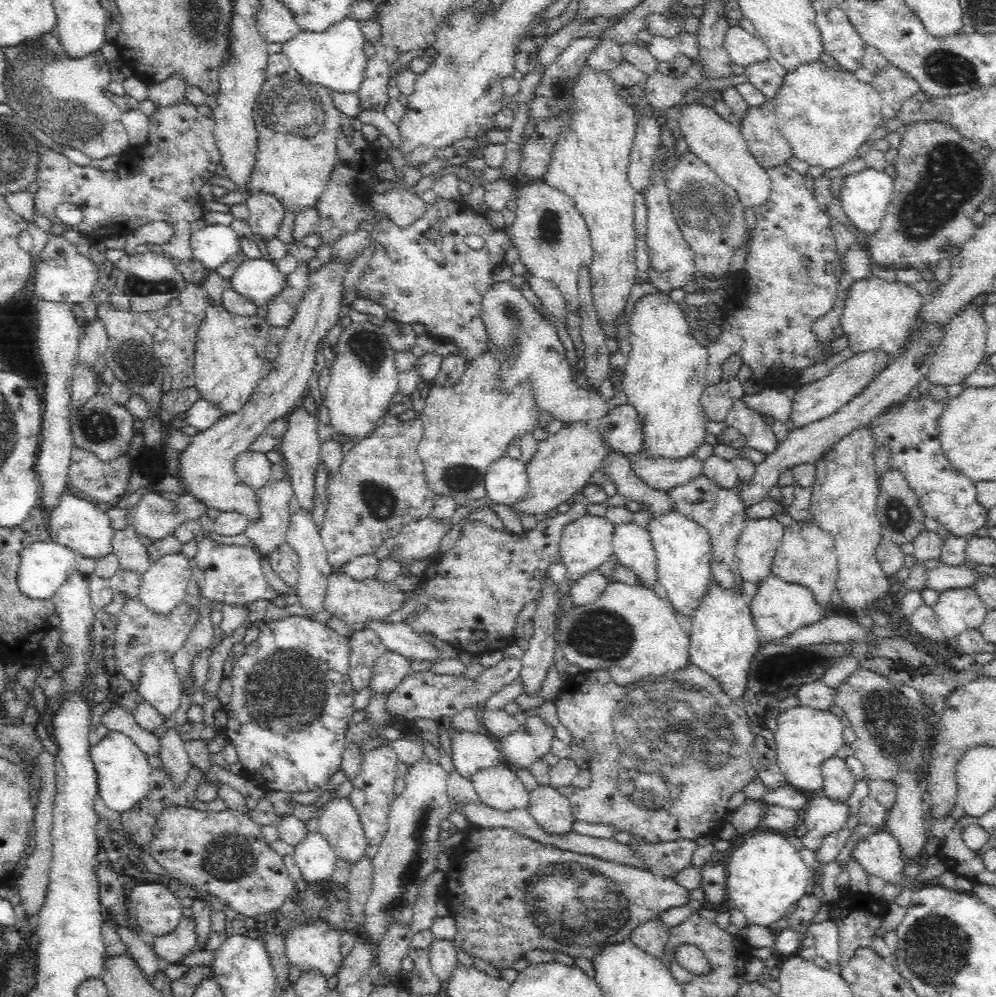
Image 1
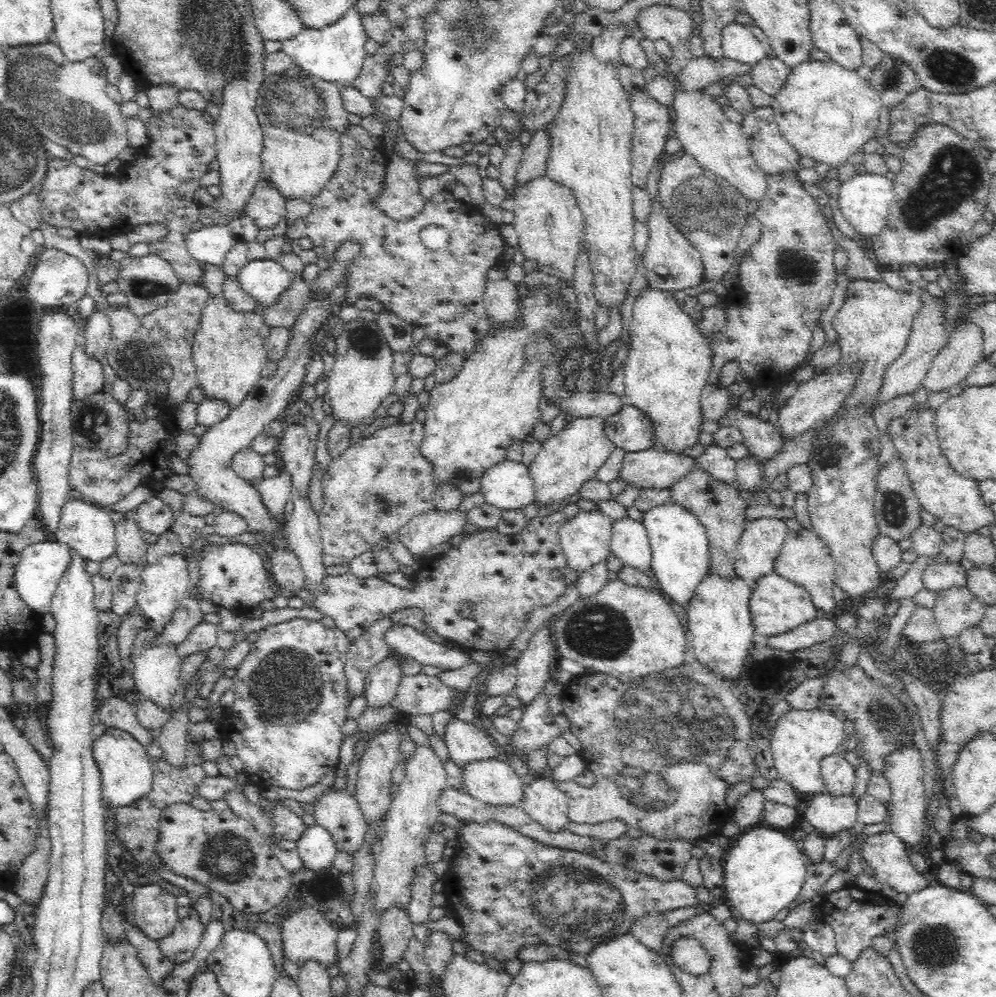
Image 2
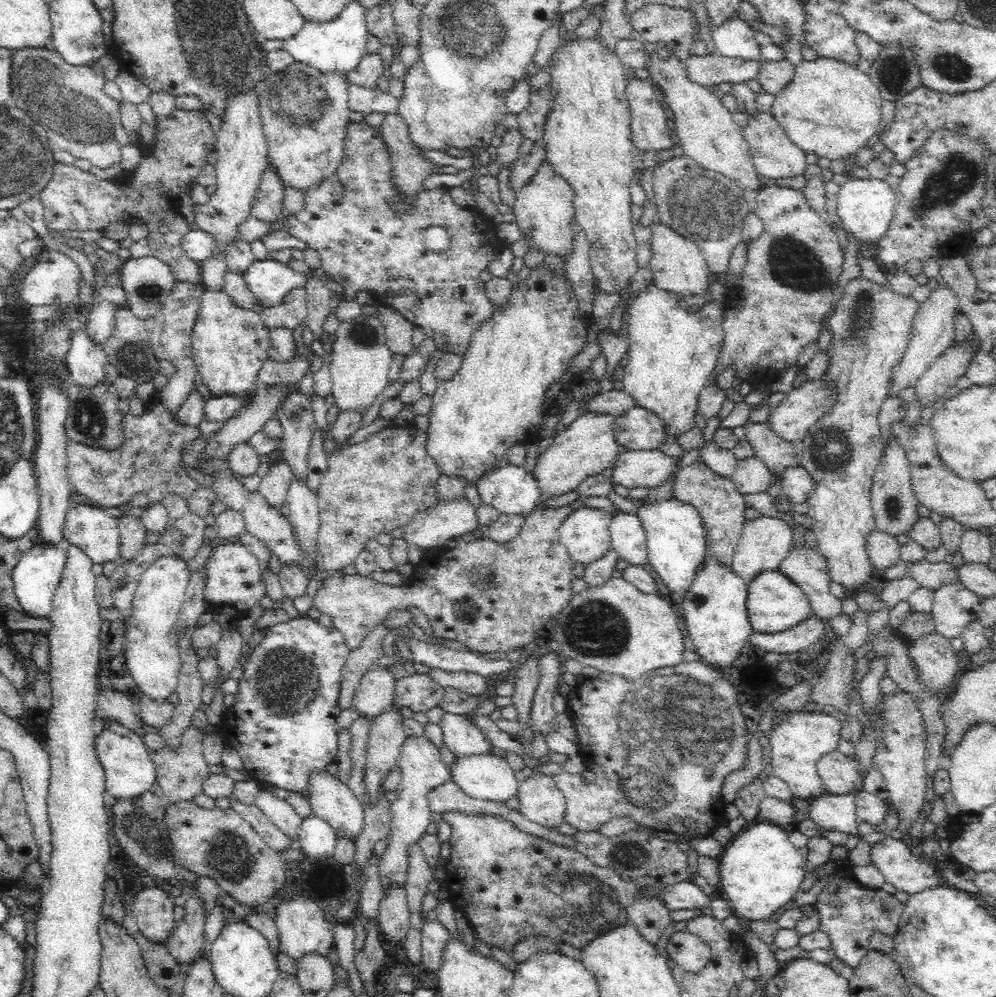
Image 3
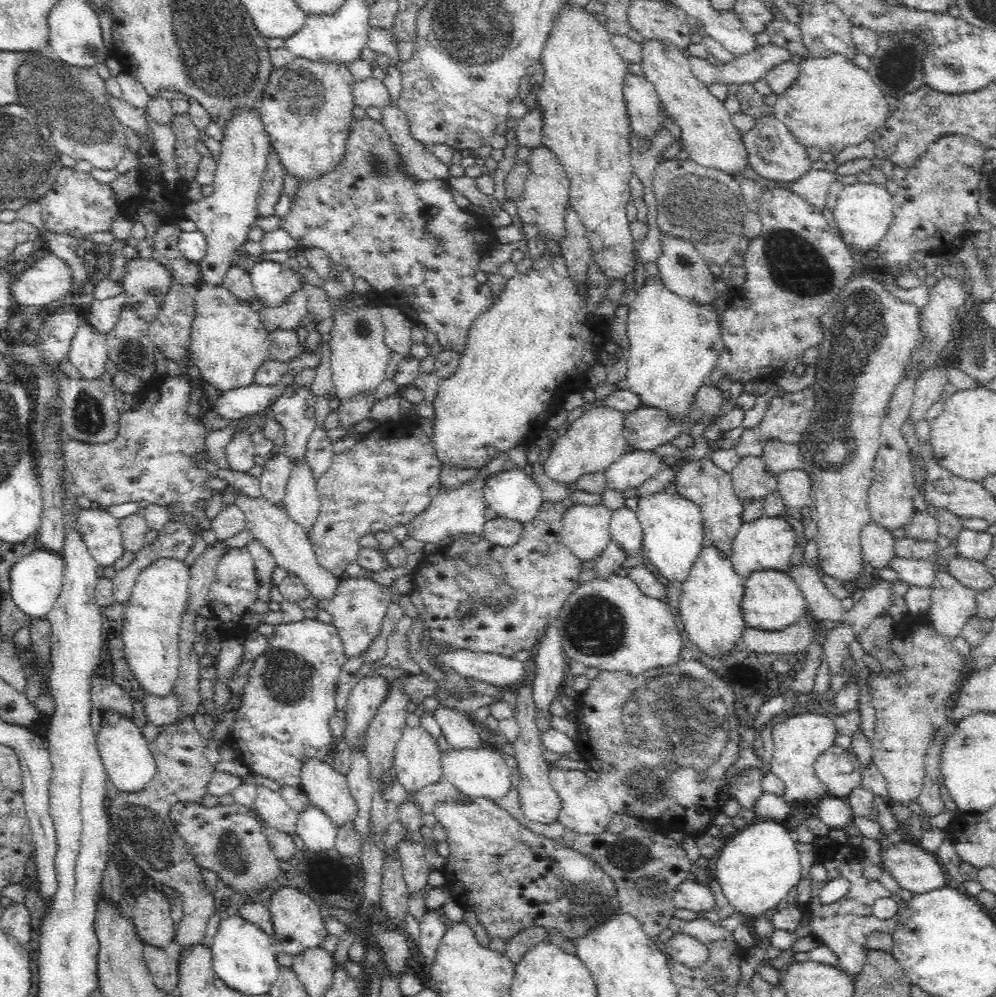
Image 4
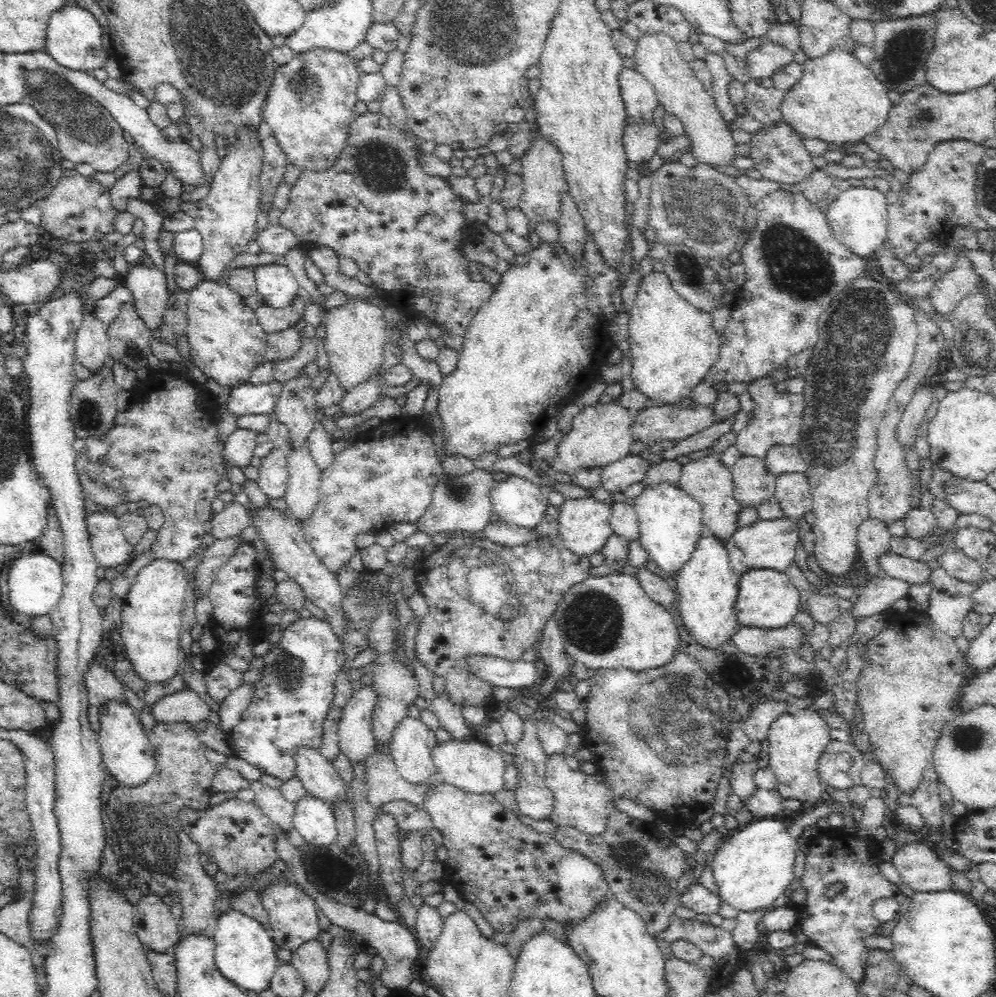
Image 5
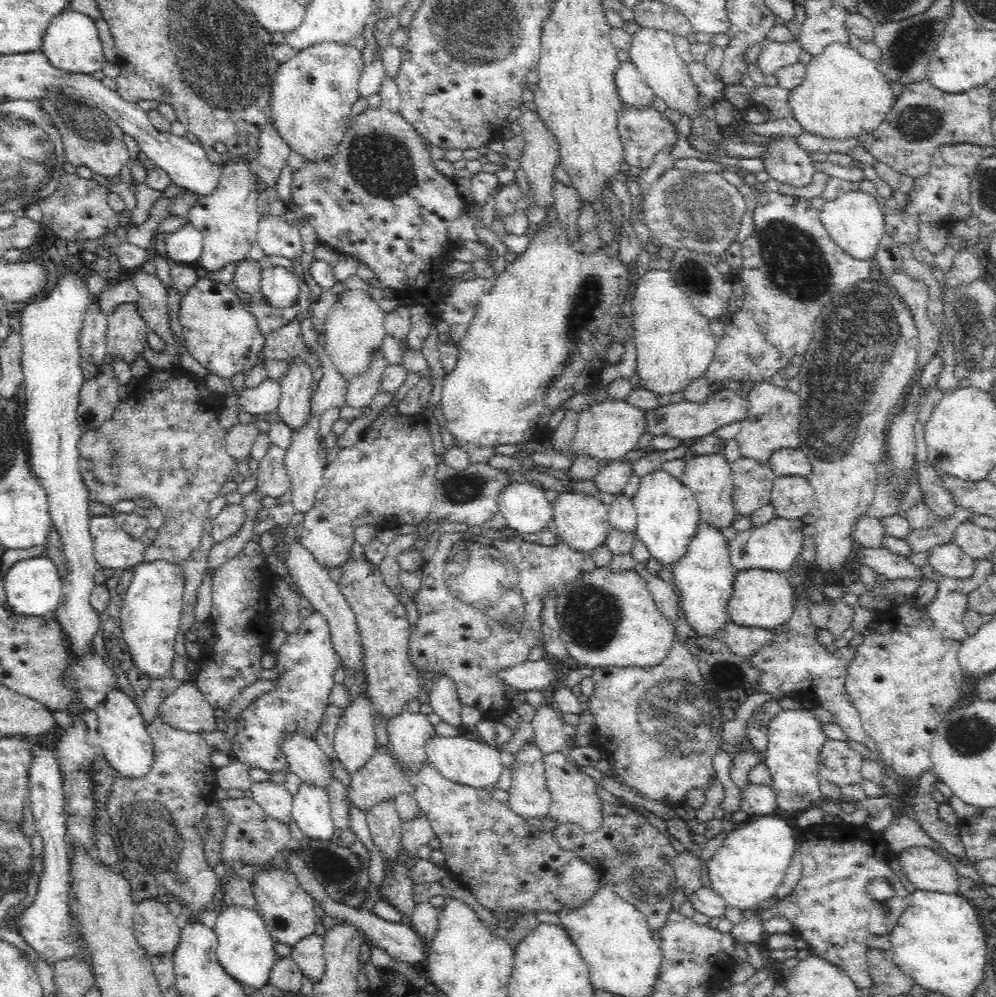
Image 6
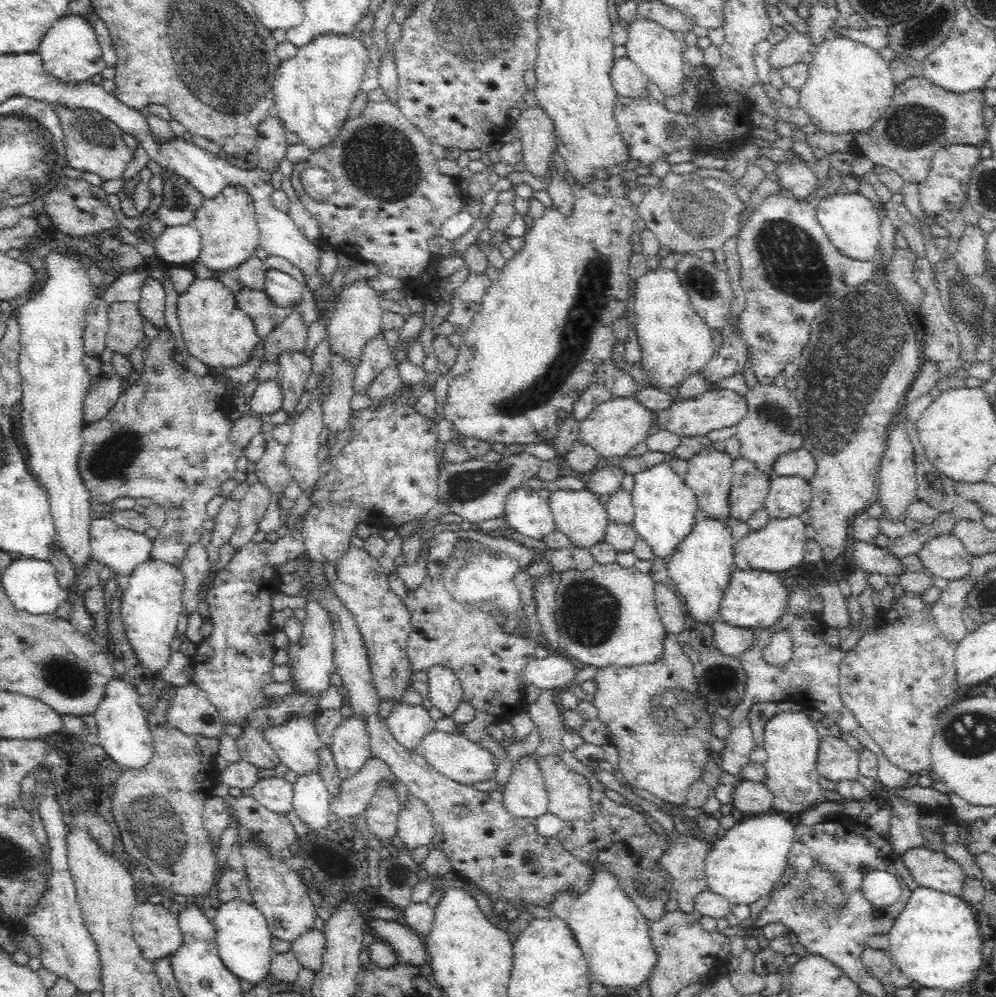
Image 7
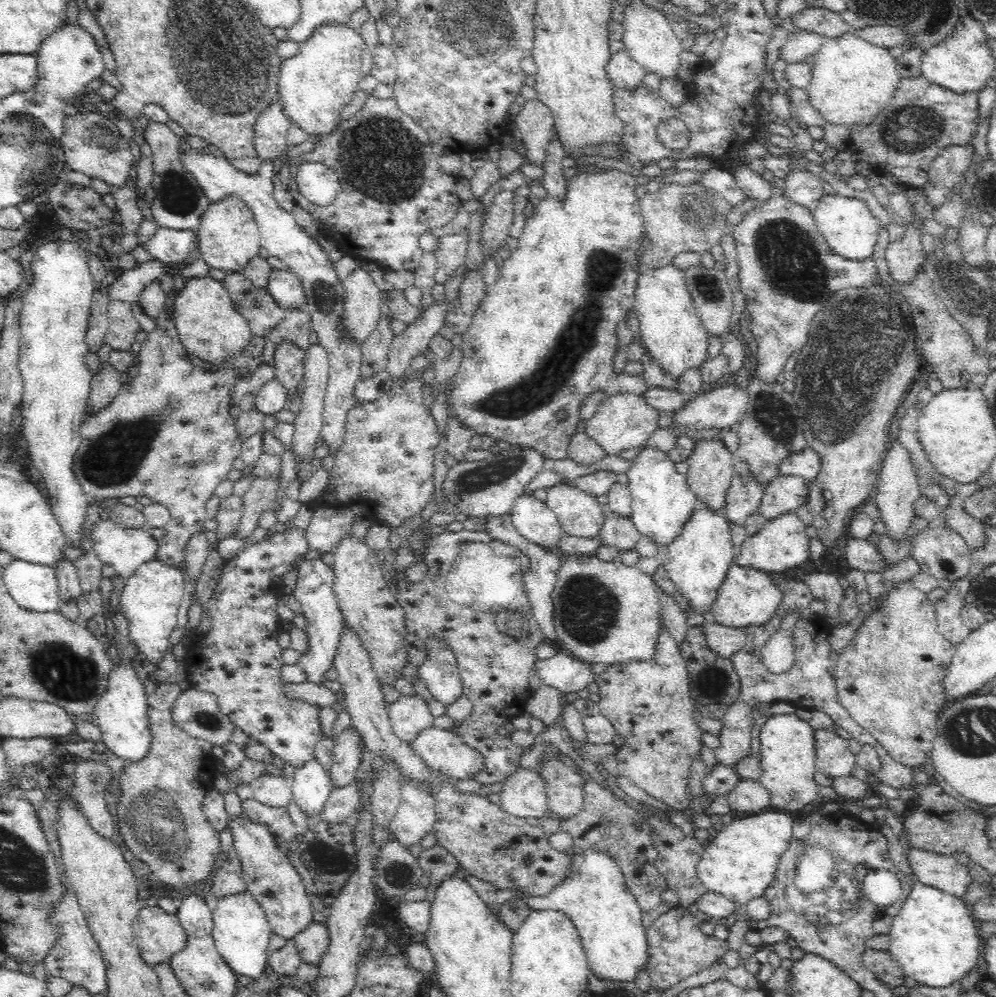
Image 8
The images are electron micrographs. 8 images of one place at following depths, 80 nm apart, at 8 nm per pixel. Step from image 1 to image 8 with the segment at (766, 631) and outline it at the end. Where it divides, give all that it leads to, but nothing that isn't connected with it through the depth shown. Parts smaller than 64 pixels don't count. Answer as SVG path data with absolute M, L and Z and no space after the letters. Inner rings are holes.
M732 562L725 572L724 580L717 588L715 599L707 608L707 617L726 628L742 628L750 623L761 625L776 612L782 599L780 590L768 578L766 572Z

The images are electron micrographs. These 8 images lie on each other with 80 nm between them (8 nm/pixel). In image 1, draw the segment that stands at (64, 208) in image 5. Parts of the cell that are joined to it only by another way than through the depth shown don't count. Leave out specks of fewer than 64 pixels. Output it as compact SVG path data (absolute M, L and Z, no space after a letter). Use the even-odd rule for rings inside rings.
M180 100L168 108L158 106L154 112L147 117L149 120L149 135L145 145L140 150L140 163L138 168L122 166L118 170L104 171L90 165L80 166L70 161L62 153L39 144L40 164L38 191L34 194L36 209L44 218L48 218L51 224L61 224L68 231L80 233L98 234L98 239L127 235L135 228L147 225L154 221L164 221L172 227L172 238L162 245L148 244L147 247L173 261L175 269L184 277L187 283L201 285L204 280L207 268L193 255L189 245L189 238L192 232L190 224L195 220L202 219L203 197L199 194L205 186L207 178L210 178L221 163L221 156L215 143L213 128L215 124L213 109L208 105L192 106ZM62 203L75 204L82 211L82 222L78 226L65 226L56 218L54 210Z

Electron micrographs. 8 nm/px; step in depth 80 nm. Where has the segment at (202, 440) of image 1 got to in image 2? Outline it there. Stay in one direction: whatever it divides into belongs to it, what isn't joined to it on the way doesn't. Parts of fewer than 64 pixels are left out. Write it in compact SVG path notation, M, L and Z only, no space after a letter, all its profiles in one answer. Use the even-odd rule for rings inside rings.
M310 294L306 312L300 314L296 324L290 328L288 348L286 354L276 363L276 374L270 378L262 377L238 408L232 409L223 422L213 425L200 436L200 443L187 459L188 476L194 479L196 491L202 497L215 502L224 511L242 516L248 526L247 532L253 533L261 540L267 540L275 551L289 550L285 524L279 524L279 520L273 518L257 489L232 470L232 458L242 448L249 447L253 438L261 434L272 420L280 419L290 401L297 398L298 390L304 384L306 366L310 363L310 340L325 326L332 305L328 296L311 298Z

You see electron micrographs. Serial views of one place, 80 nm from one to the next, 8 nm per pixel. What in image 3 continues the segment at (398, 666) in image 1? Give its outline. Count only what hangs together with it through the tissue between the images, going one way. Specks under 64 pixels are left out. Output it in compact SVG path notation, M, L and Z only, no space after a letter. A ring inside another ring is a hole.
M372 668L354 689L351 708L357 718L375 719L395 696L395 682L387 668Z

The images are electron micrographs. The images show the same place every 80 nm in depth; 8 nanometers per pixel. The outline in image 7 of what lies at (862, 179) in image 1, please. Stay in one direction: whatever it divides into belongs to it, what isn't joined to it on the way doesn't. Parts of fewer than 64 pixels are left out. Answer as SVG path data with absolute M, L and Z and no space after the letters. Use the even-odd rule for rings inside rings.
M858 193L834 194L826 200L819 199L818 206L815 207L815 215L824 234L840 254L854 260L873 260L881 239L881 219L870 199Z

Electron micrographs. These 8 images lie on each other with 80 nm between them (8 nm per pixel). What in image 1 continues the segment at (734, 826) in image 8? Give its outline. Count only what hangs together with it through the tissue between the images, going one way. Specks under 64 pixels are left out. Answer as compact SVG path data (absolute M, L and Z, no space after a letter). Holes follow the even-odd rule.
M754 832L738 848L731 848L724 863L729 904L745 914L748 925L770 926L785 918L804 897L810 870L799 850L774 832Z

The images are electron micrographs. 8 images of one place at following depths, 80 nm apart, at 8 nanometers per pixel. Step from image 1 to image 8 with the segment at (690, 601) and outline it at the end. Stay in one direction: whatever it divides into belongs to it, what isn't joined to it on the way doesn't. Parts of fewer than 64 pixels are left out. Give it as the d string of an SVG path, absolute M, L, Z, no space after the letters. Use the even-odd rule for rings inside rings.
M645 443L641 447L630 468L625 470L631 494L630 517L641 535L648 536L661 546L680 534L698 498L688 486L686 476L677 472L672 458L656 446Z

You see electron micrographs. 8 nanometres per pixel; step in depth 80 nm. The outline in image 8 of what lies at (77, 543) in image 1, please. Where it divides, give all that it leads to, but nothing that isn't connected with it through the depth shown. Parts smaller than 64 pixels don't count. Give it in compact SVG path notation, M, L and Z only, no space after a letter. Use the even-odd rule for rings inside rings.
M106 517L93 523L91 542L96 556L103 564L112 565L123 579L141 564L157 559L157 540L146 527L126 529Z

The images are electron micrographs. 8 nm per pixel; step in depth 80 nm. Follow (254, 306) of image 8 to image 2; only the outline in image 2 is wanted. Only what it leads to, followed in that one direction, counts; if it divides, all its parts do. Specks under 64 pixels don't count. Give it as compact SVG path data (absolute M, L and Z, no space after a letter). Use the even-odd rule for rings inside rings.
M296 278L292 286L280 294L278 302L263 309L264 322L270 327L282 326L292 328L300 314L306 312L306 304L310 301L309 285Z

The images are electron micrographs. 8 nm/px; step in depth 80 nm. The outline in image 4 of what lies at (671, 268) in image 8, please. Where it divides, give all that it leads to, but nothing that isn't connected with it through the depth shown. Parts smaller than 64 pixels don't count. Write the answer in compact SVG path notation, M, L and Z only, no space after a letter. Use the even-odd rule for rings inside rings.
M658 274L645 278L645 283L637 291L637 296L628 309L629 354L626 374L628 390L638 394L646 407L667 410L675 420L686 418L696 392L705 384L704 378L712 372L724 350L719 329L720 317L716 309L710 304L708 306L692 304L688 299L678 296L664 285L662 277Z

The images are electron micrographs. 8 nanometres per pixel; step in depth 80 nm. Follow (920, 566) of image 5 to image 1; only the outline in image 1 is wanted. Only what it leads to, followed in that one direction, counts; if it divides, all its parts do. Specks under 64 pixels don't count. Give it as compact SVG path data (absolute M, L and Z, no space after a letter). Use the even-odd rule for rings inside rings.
M938 562L935 568L926 571L925 577L926 588L941 593L948 589L971 587L979 577L979 573L964 564L950 566Z

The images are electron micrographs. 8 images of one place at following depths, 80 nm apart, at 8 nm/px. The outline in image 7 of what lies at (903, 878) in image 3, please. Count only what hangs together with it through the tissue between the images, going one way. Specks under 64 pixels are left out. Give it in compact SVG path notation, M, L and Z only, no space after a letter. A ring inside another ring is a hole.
M920 846L909 848L901 858L908 868L908 871L910 871L911 876L919 886L935 889L938 892L944 892L948 895L961 897L967 875L956 861L951 860L946 856L945 852L934 852Z

